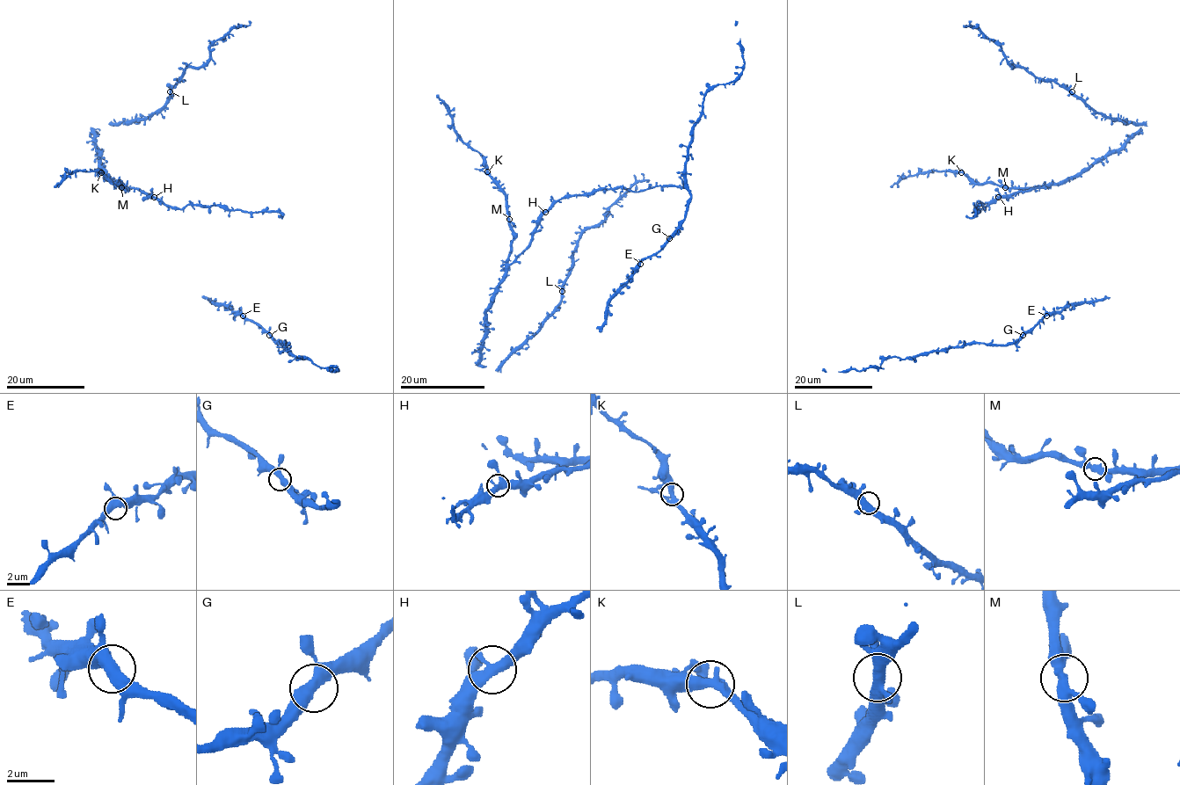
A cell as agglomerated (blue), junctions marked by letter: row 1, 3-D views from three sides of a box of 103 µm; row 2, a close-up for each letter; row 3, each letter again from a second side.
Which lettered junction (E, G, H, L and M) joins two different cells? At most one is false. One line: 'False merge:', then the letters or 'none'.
False merge: none

